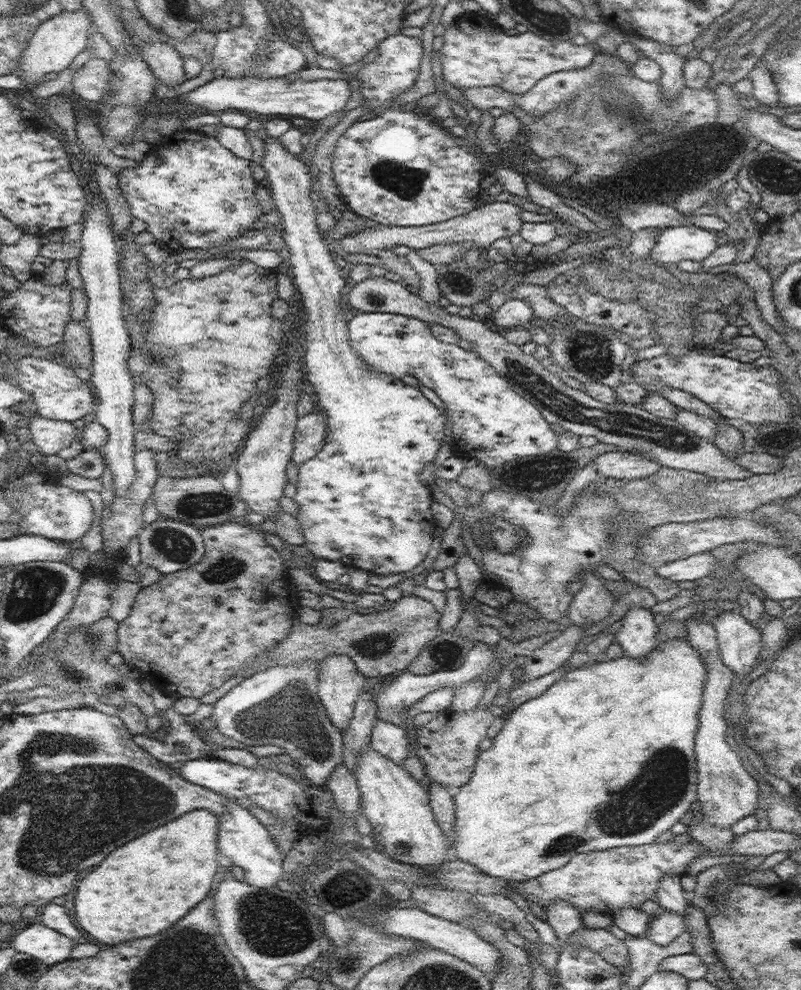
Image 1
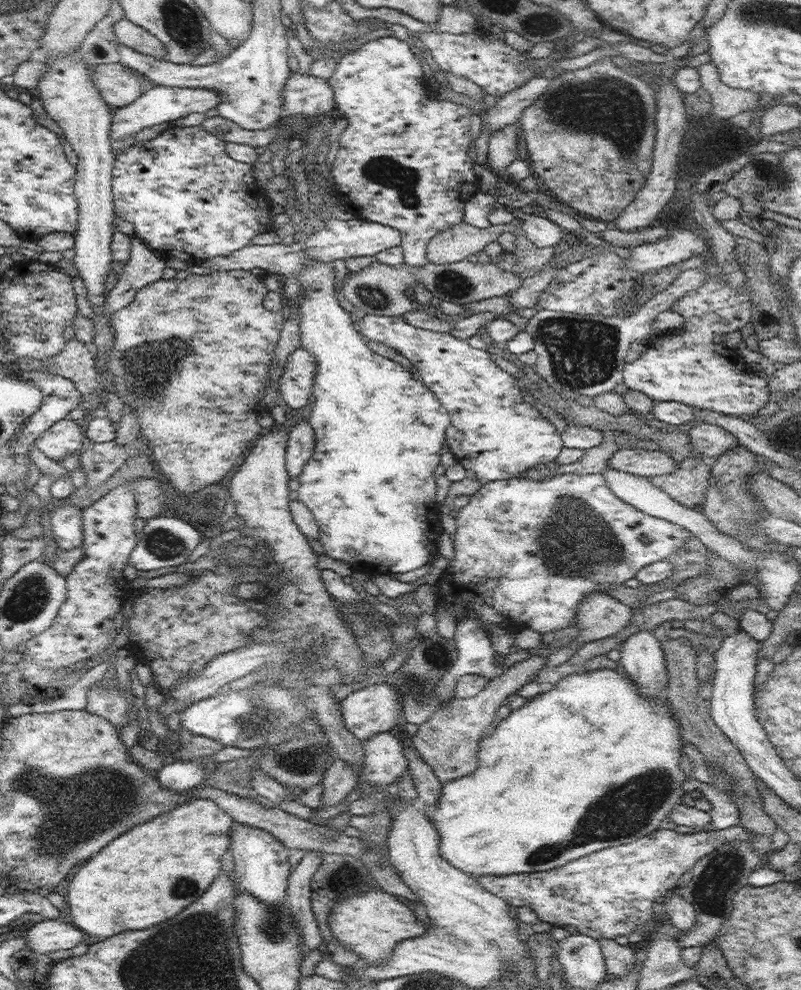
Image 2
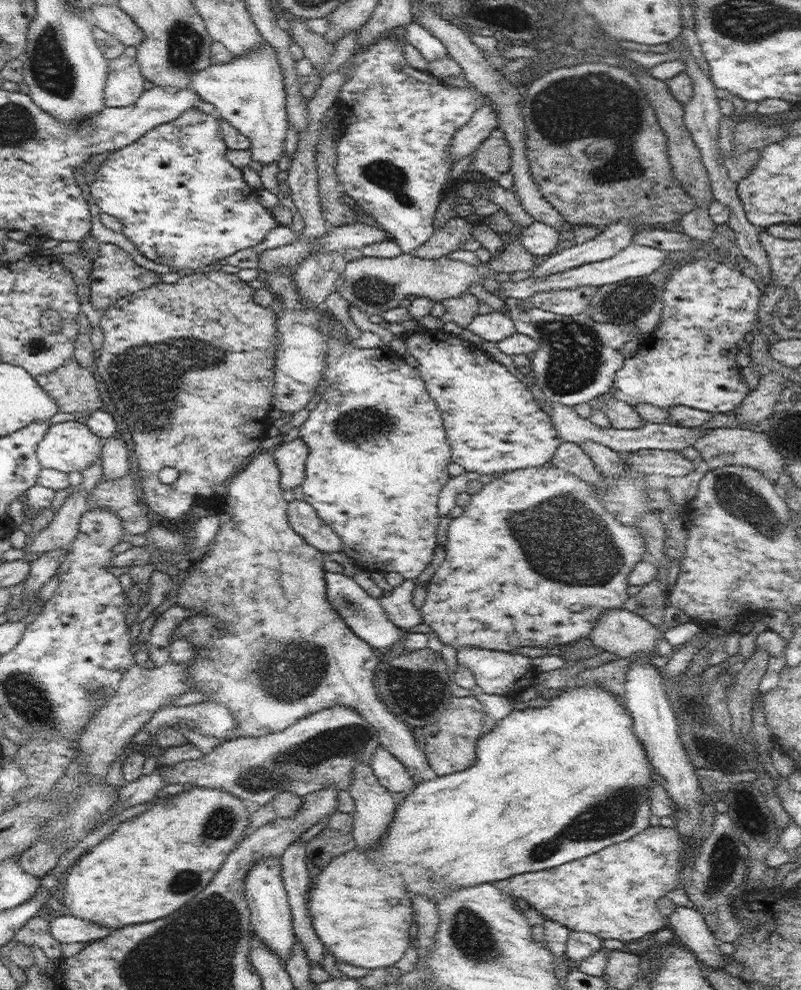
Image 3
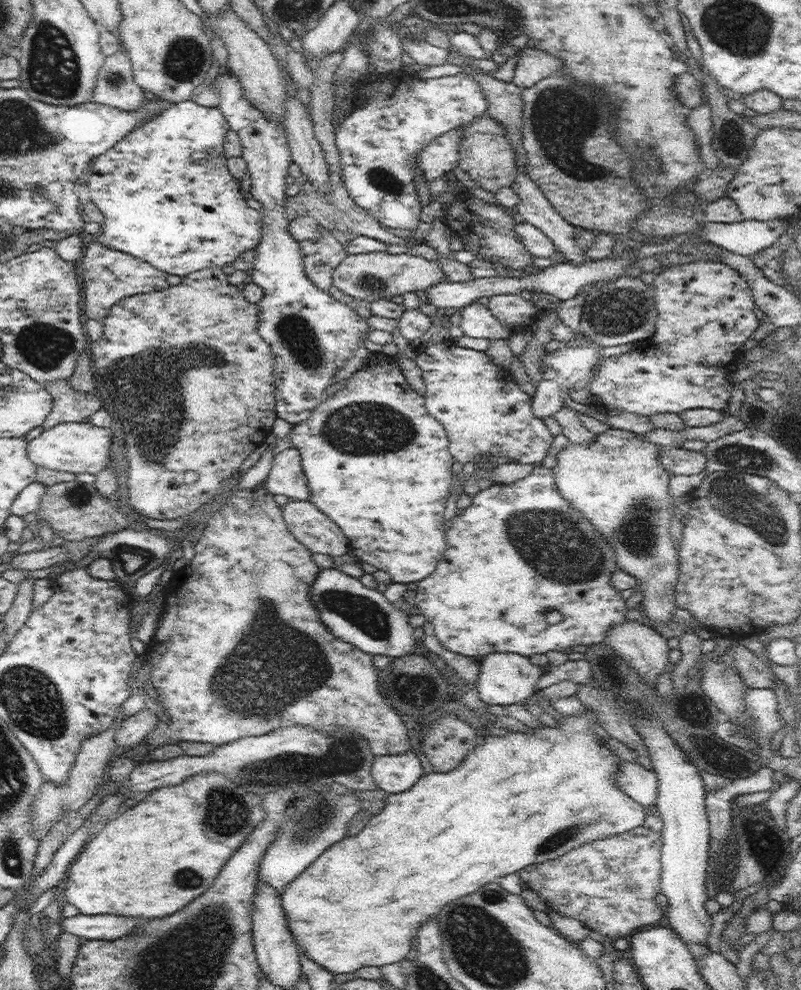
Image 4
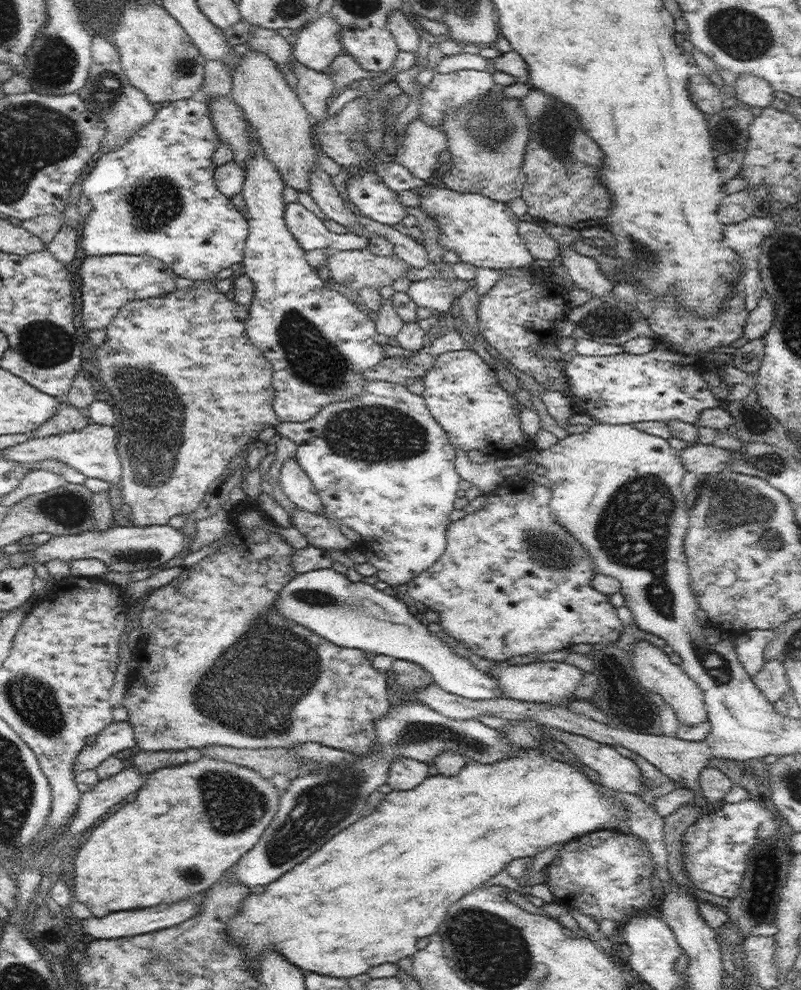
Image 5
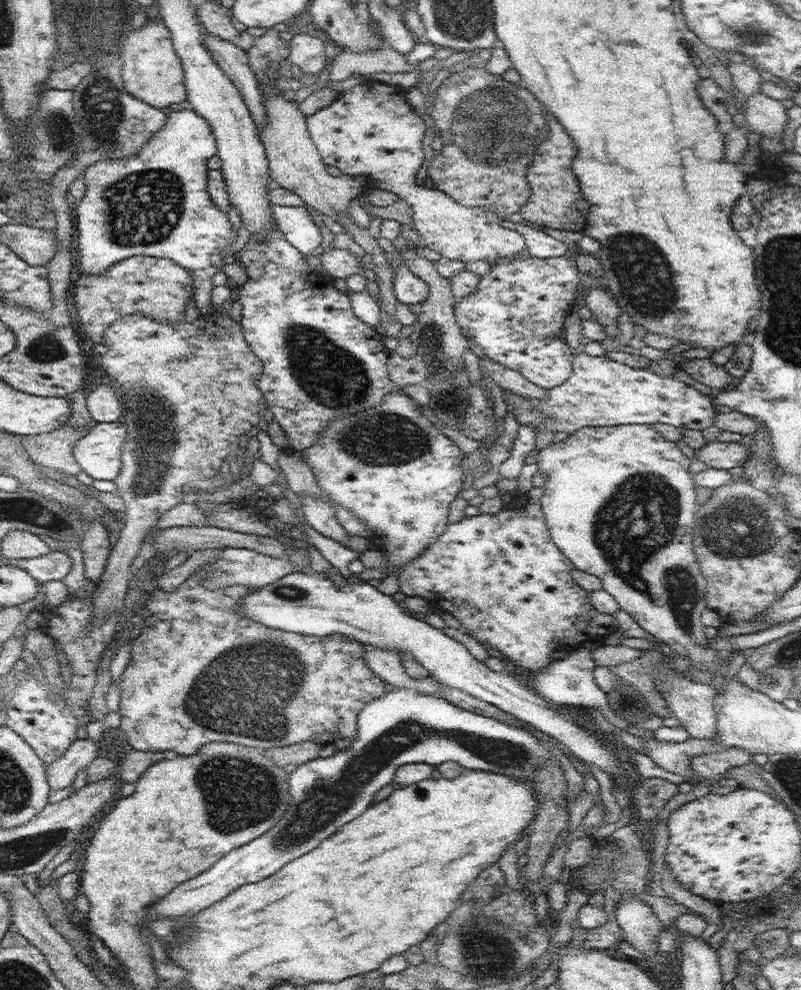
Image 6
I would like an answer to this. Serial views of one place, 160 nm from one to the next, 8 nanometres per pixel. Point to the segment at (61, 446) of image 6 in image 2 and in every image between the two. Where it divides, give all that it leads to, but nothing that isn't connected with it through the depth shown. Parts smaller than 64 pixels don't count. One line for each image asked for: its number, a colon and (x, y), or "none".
2: (75, 363)
3: (74, 388)
4: (68, 405)
5: (67, 418)

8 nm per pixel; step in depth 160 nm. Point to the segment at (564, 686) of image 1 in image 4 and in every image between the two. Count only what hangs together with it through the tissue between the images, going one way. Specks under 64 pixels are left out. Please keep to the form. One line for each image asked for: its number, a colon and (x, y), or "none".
2: (590, 764)
3: (522, 807)
4: (517, 800)

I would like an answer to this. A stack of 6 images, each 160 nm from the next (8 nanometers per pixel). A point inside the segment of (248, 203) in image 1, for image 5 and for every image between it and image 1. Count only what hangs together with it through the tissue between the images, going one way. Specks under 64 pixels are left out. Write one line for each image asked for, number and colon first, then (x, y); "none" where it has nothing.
2: (187, 199)
3: (182, 203)
4: (167, 197)
5: (156, 195)

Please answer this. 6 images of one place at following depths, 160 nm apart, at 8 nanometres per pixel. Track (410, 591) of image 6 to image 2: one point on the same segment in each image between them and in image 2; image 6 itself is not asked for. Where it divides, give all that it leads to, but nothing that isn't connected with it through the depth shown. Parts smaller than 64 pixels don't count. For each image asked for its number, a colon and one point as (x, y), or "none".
2: (526, 553)
3: (535, 558)
4: (523, 572)
5: (512, 580)

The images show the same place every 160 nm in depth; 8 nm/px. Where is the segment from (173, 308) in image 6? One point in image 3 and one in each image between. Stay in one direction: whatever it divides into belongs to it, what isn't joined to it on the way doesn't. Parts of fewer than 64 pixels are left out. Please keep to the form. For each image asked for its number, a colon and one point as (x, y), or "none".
3: (115, 274)
4: (109, 275)
5: (108, 282)

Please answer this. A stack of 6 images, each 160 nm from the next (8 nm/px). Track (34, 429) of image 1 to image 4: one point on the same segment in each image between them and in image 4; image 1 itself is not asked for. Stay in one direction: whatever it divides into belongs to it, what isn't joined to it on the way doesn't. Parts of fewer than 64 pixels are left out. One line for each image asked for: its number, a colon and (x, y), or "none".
2: (66, 437)
3: (69, 446)
4: (78, 447)

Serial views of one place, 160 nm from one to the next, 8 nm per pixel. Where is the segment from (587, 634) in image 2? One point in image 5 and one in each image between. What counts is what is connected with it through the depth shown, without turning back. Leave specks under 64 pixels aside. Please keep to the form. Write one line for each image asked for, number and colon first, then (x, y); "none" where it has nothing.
3: (619, 631)
4: (646, 651)
5: (655, 671)

